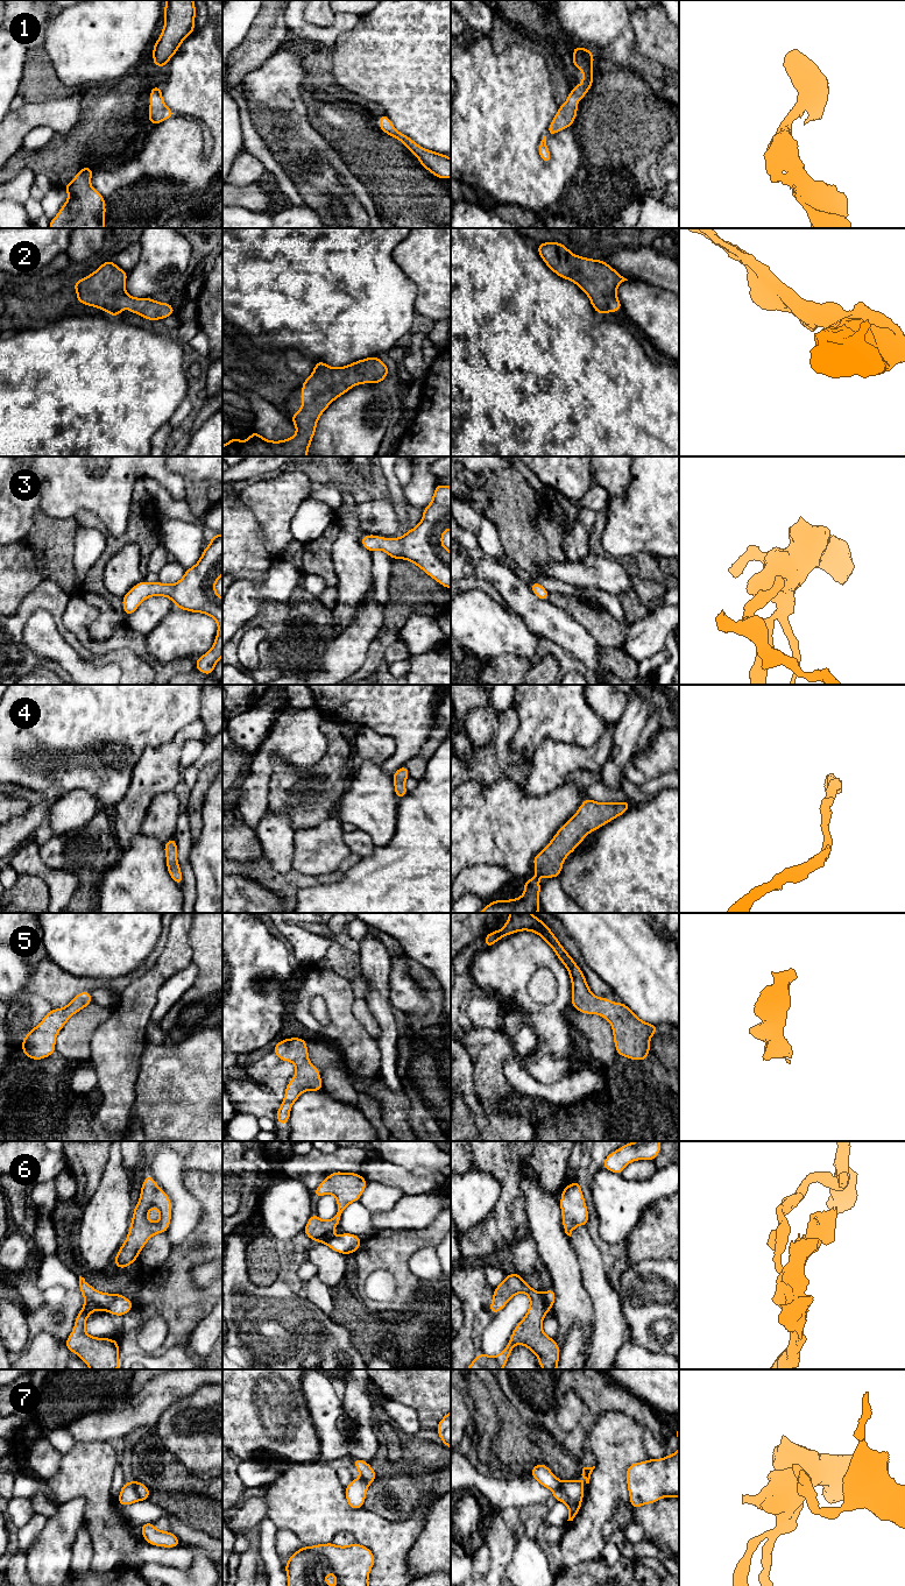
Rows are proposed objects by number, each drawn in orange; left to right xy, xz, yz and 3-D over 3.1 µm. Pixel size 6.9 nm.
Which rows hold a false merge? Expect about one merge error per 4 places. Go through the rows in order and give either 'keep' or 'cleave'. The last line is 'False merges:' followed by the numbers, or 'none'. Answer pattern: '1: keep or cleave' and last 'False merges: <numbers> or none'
1: keep
2: keep
3: keep
4: keep
5: keep
6: cleave
7: cleave
False merges: 6, 7

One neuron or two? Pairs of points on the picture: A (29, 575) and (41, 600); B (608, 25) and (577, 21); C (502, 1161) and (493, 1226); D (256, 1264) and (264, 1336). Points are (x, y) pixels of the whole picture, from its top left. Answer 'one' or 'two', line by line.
A: two
B: one
C: one
D: two

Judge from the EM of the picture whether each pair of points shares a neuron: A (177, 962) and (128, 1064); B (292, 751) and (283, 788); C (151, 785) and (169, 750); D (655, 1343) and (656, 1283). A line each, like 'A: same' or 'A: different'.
A: same
B: different
C: same
D: same

